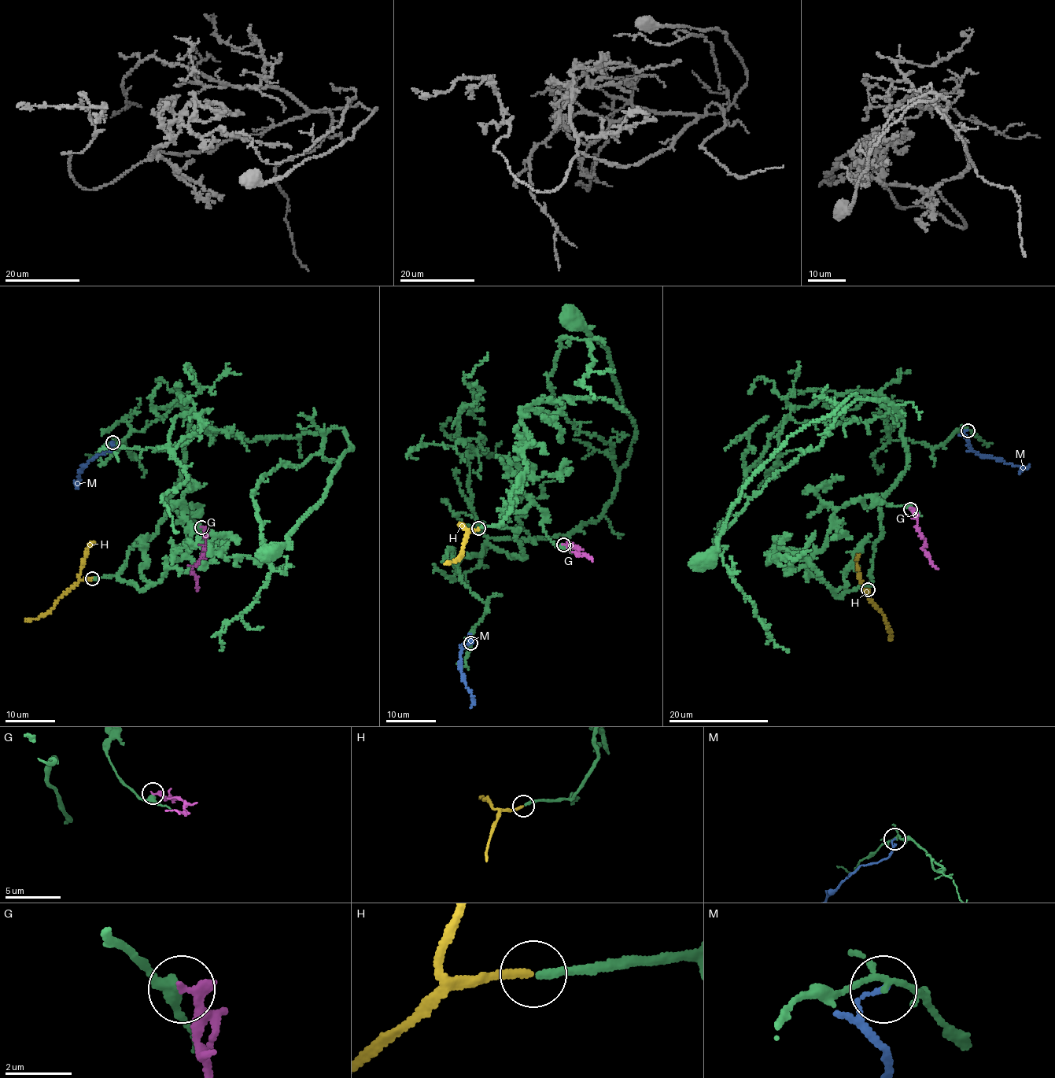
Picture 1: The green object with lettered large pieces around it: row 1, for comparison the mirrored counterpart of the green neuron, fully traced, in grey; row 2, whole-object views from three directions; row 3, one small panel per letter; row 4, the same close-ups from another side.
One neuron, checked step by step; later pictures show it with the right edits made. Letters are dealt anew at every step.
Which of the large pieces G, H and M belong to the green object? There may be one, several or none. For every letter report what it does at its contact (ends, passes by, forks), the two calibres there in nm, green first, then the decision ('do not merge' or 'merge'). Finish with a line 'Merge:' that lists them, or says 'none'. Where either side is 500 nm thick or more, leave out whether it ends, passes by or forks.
G: it ends there; 320 nm thick on the green side, 320 nm on the other; do not merge
H: it ends there; 240 nm thick on the green side, 200 nm on the other; merge
M: it ends there; 130 nm thick on the green side, 130 nm on the other; do not merge
Merge: H

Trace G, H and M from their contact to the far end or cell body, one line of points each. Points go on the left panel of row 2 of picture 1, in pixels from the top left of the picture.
G: (202, 527), (205, 548), (192, 572), (197, 590)
H: (92, 577), (82, 579), (64, 592), (53, 607), (42, 615), (26, 620)
M: (112, 443), (112, 447), (79, 471), (78, 484), (75, 481)

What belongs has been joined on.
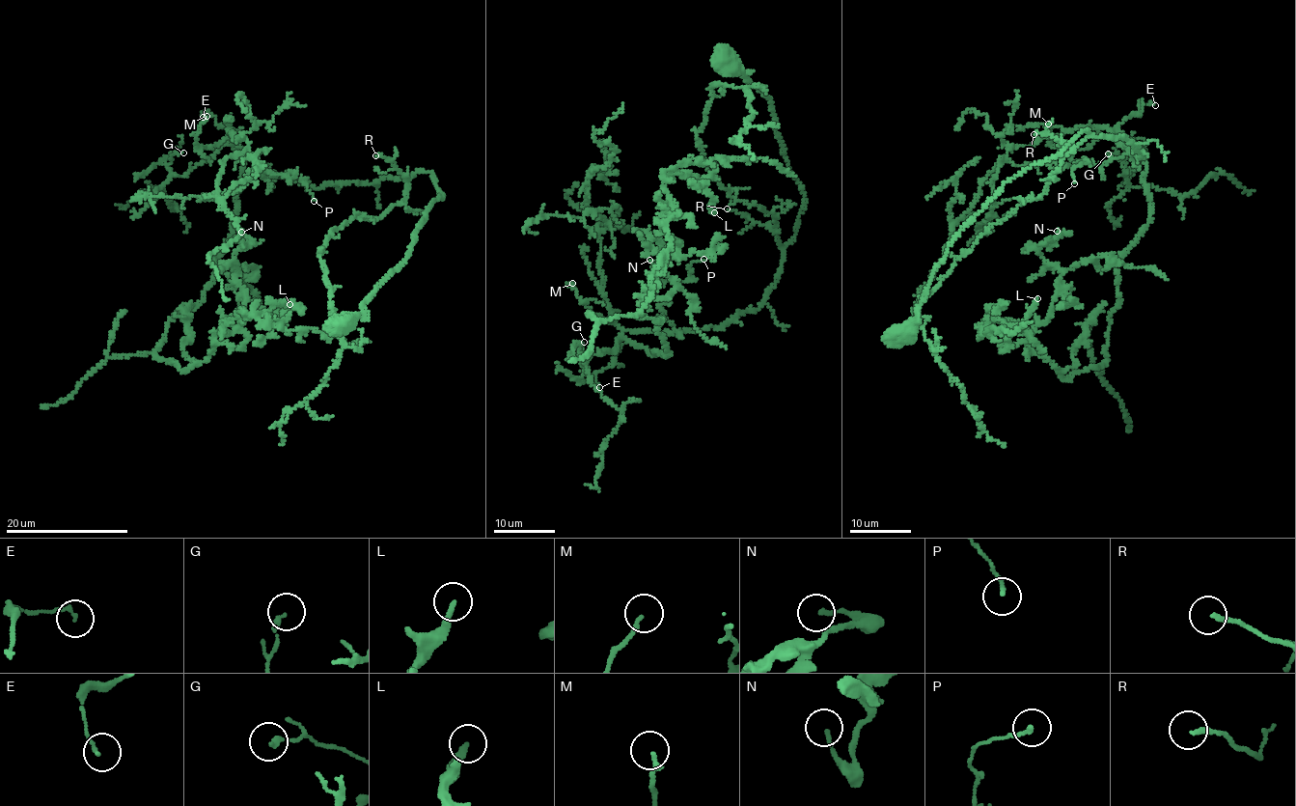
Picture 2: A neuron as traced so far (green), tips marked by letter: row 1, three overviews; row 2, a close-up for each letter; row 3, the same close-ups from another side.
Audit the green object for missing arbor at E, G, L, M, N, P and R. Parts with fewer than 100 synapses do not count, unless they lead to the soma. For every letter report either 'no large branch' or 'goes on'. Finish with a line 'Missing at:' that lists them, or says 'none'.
E: no large branch
G: no large branch
L: no large branch
M: no large branch
N: no large branch
P: no large branch
R: no large branch
Missing at: none

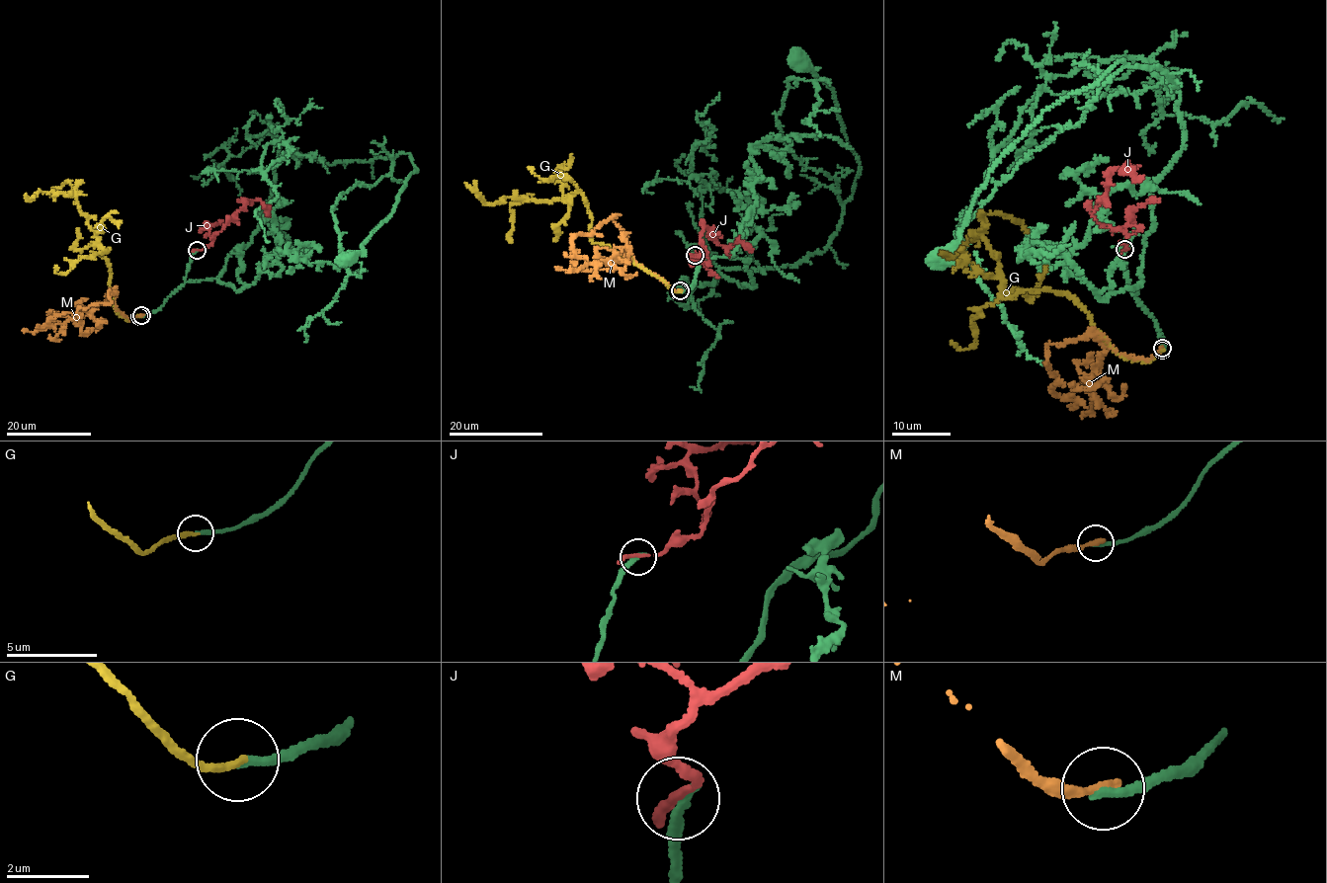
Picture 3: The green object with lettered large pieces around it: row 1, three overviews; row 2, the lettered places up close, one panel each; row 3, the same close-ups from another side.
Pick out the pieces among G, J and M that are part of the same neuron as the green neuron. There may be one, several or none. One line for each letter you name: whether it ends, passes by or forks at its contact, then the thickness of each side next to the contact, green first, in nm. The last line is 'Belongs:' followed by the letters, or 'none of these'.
G: it ends | 200/200 nm
Belongs: G

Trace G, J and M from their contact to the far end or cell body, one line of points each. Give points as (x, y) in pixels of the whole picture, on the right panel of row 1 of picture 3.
G: (1162, 350), (1128, 360), (1064, 293), (1005, 298), (982, 235), (940, 253)
J: (1123, 250), (1126, 235), (1100, 226), (1093, 213), (1116, 168), (1127, 163), (1124, 169), (1144, 177)
M: (1161, 348), (1134, 360), (1098, 335), (1051, 343), (1044, 362), (1058, 381), (1052, 389), (1076, 400), (1069, 405)

